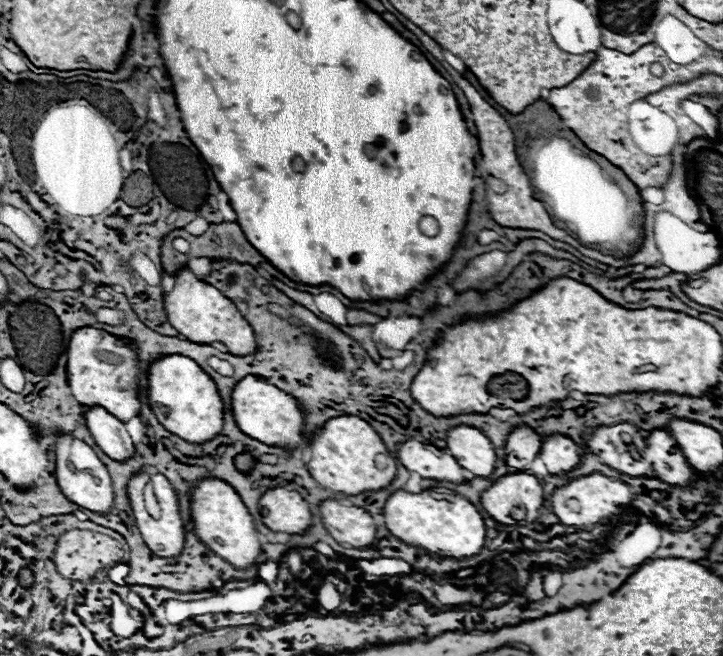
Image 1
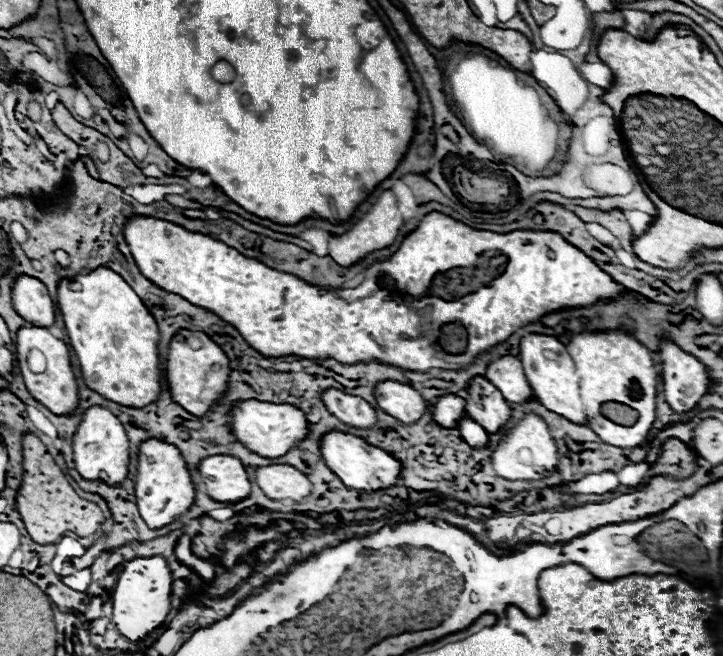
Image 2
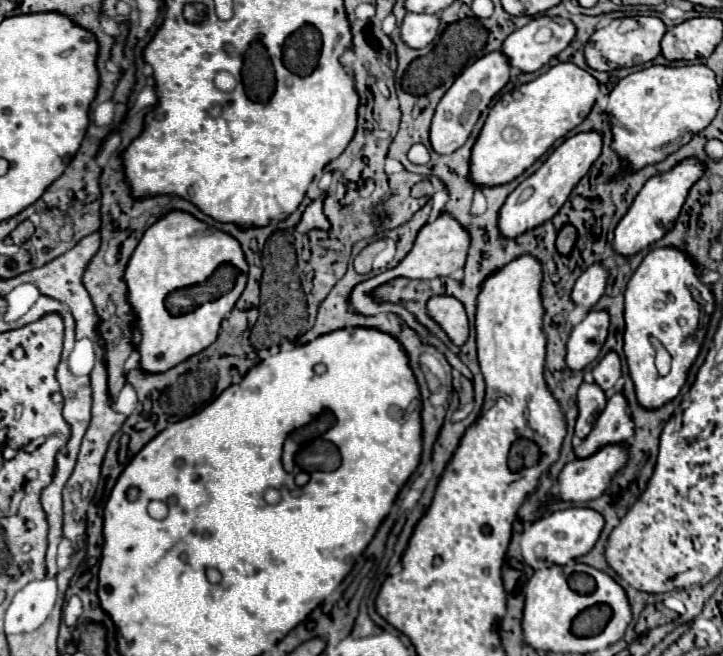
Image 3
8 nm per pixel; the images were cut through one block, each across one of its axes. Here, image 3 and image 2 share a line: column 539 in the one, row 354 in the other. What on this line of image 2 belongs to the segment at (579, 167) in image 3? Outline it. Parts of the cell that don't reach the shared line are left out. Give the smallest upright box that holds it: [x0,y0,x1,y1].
[166,330,230,418]

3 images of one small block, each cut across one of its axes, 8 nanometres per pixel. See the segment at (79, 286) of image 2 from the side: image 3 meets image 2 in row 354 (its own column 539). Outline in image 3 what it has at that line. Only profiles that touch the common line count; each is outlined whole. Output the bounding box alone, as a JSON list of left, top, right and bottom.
[468,62,598,188]

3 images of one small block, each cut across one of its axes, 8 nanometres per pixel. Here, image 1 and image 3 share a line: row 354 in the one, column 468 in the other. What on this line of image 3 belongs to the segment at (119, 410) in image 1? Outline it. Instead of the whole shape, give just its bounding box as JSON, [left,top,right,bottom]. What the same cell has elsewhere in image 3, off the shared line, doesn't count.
[430,52,510,154]

